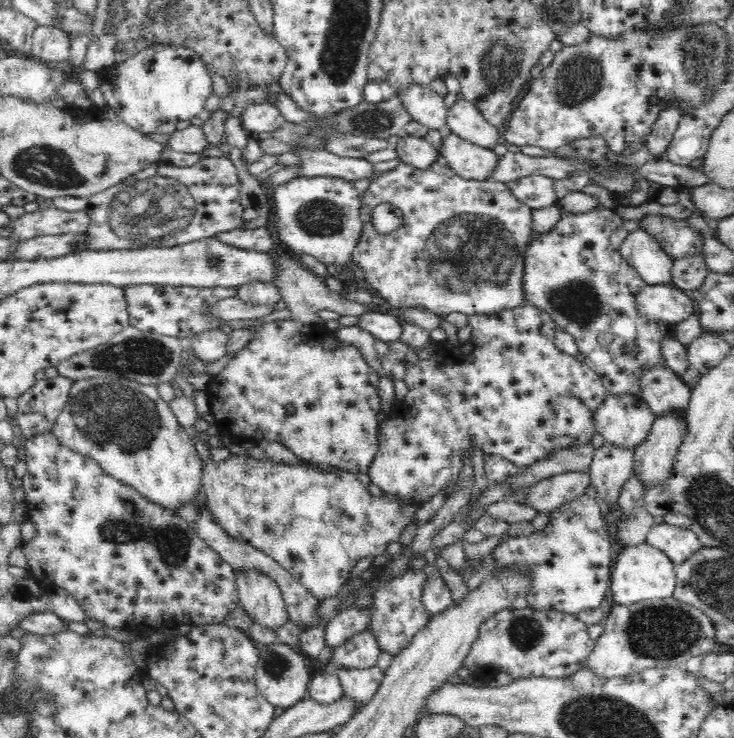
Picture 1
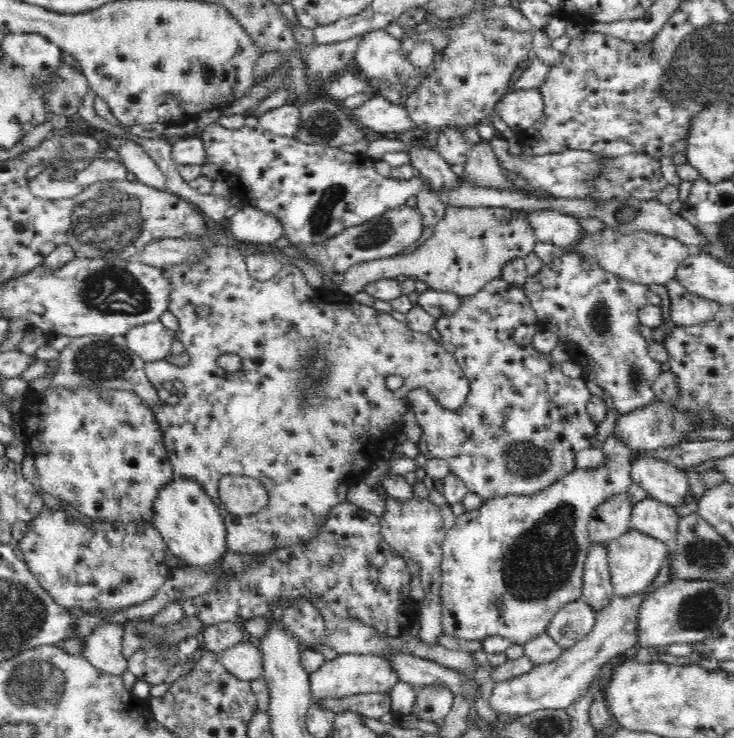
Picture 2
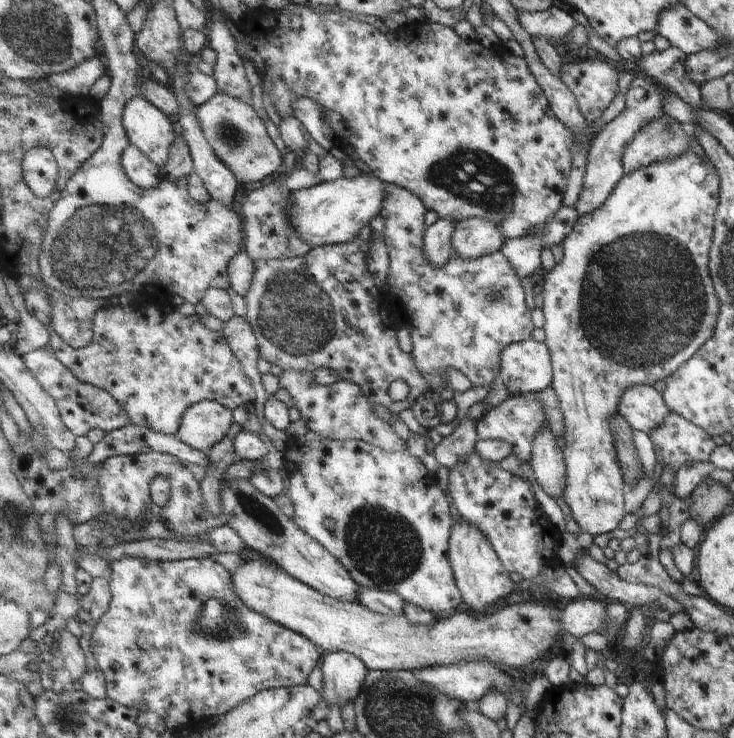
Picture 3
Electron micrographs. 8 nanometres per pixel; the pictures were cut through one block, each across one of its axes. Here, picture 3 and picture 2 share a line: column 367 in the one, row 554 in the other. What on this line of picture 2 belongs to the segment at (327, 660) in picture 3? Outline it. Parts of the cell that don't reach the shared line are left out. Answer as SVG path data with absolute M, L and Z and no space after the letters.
M673 541L668 544L668 552L663 557L662 566L655 573L654 580L650 580L650 584L642 592L631 593L626 597L614 595L610 604L596 613L594 626L582 640L575 641L570 648L562 648L553 660L534 666L530 672L496 683L489 698L491 708L496 713L514 718L542 709L568 708L593 687L599 679L602 666L608 660L620 654L633 653L639 644L638 617L641 614L642 603L648 595L674 578L673 572L676 568L673 568Z

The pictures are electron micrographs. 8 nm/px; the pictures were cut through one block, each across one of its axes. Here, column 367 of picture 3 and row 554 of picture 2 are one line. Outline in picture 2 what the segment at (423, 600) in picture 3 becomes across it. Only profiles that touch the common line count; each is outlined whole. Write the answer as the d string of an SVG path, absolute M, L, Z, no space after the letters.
M614 433L602 445L609 458L604 466L578 469L534 495L506 495L485 500L478 510L466 510L456 517L456 524L443 541L439 569L442 633L469 641L483 641L489 636L500 635L512 644L525 645L547 630L552 616L564 604L581 596L584 564L592 546L587 541L586 526L600 504L614 495L626 493L633 483L629 460L633 451Z

